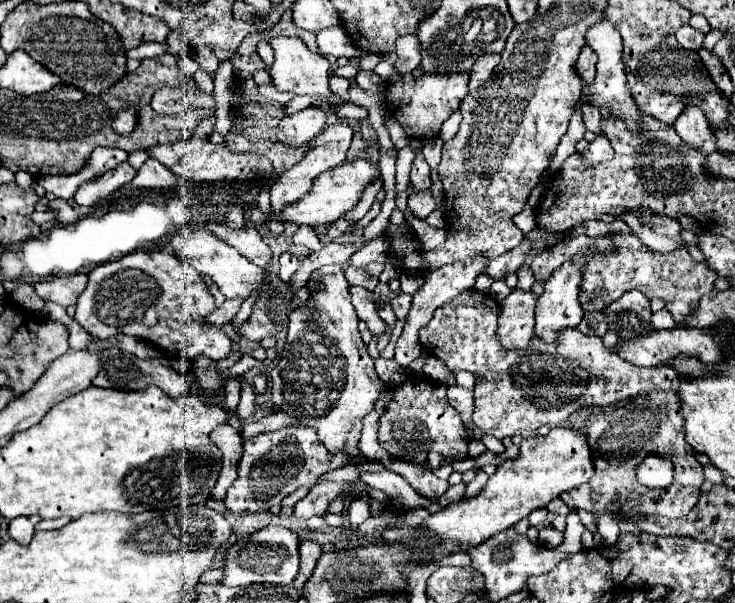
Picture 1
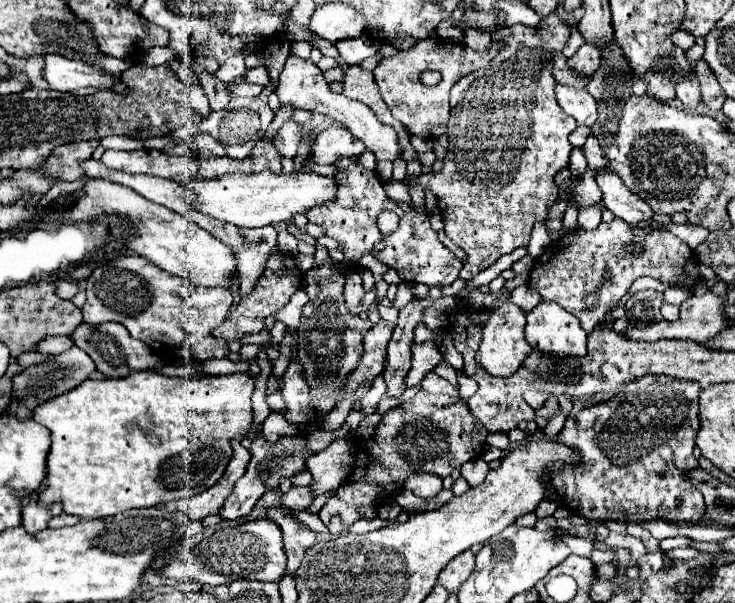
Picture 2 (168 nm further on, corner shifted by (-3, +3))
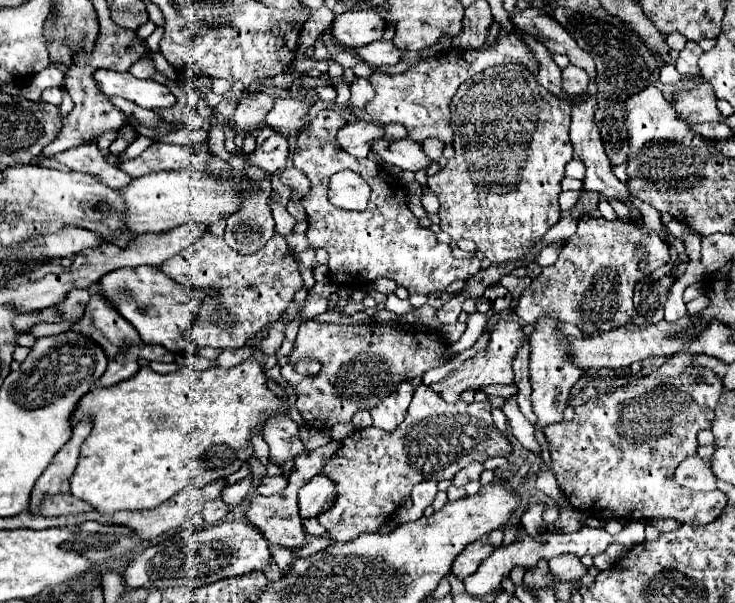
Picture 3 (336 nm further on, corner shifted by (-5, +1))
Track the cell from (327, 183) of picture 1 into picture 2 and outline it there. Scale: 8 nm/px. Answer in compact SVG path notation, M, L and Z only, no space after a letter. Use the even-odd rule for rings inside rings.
M293 172L293 174L225 174L213 180L205 180L201 176L187 180L183 186L193 190L197 200L197 210L209 214L217 220L231 222L235 226L257 228L257 226L277 226L293 220L295 214L305 214L309 208L321 206L325 202L335 200L339 184L333 176L321 176L313 172Z

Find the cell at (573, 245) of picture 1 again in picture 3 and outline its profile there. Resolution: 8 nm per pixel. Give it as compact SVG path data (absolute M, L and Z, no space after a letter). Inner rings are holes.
M583 216L579 220L577 232L563 244L559 260L553 266L543 268L541 276L537 276L527 290L521 292L521 306L517 304L515 314L525 324L535 324L541 316L551 316L561 322L571 322L581 328L585 334L603 334L607 330L619 328L633 318L633 286L639 282L641 276L651 274L653 270L665 266L669 262L669 244L661 240L655 232L643 232L635 222L621 222L613 220L607 222L605 218ZM641 248L643 252L639 252ZM645 260L645 266L639 264Z

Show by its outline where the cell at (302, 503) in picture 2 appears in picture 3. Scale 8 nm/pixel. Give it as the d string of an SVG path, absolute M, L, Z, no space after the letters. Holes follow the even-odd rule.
M265 476L259 484L257 484L257 492L259 494L263 494L263 496L271 496L271 494L275 494L275 492L281 492L281 490L285 490L285 486L287 486L287 478L283 478L283 476Z

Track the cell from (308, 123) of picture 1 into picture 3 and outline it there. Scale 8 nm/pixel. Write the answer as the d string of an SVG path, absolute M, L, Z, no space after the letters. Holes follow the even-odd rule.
M273 134L263 144L259 144L253 154L249 154L245 158L245 164L247 166L257 166L267 176L271 176L271 174L283 170L287 166L287 160L289 160L287 138L281 136L281 134Z

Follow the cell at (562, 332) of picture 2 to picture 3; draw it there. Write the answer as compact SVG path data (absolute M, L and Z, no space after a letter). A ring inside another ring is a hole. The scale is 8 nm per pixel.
M541 318L535 324L535 332L529 336L531 340L531 362L529 362L529 372L531 372L531 406L537 416L537 428L545 428L549 424L561 422L563 420L563 410L569 404L569 392L575 386L575 382L583 376L583 370L571 364L567 356L567 340L563 334L557 332L557 320L553 318Z

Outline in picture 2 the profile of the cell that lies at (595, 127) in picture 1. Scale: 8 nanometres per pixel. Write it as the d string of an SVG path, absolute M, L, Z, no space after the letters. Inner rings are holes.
M557 84L557 102L569 116L577 120L579 126L593 126L597 120L597 102L593 96L589 96L587 90Z

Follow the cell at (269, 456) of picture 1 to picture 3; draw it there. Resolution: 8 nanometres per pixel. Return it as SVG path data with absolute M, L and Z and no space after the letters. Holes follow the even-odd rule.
M217 498L217 500L211 500L203 506L201 518L205 520L207 526L211 526L211 524L217 524L219 520L223 520L223 516L227 516L227 512L229 512L229 508L223 504L221 498Z

